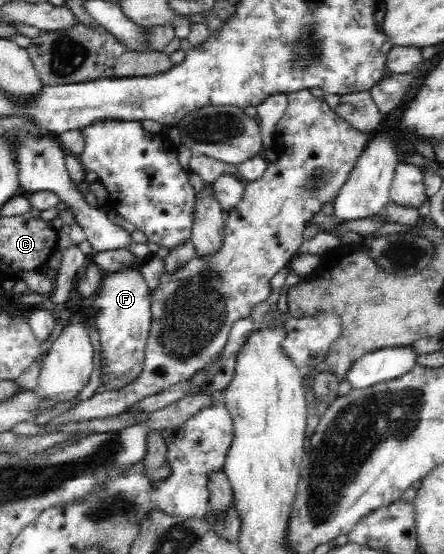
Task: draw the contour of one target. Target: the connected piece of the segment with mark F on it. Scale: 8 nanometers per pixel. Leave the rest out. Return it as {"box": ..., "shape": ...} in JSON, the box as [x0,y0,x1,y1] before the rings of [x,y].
{"box":[93,269,152,390],"shape":[[[119,269],[102,279],[99,297],[93,307],[95,327],[103,345],[103,375],[107,389],[120,390],[139,377],[152,325],[151,295],[139,269]]]}

